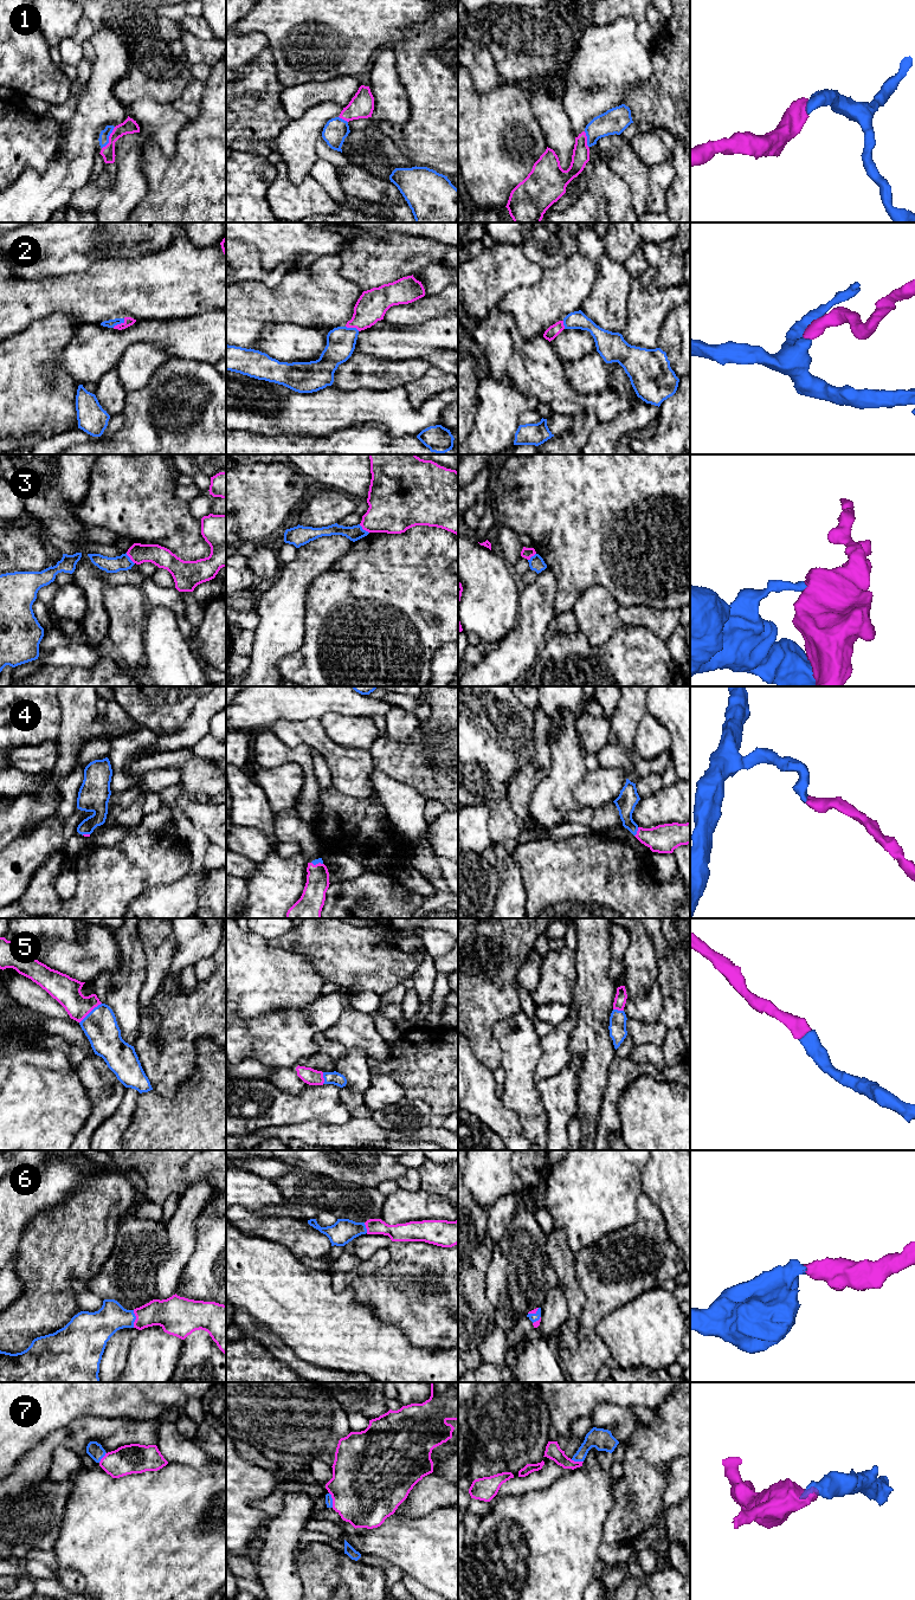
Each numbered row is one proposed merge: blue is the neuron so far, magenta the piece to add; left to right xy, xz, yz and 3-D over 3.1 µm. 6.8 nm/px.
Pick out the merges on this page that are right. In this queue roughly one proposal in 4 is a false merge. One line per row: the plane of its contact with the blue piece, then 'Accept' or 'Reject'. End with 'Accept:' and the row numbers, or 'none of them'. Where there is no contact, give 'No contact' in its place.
1: Touches blue in xy. Accept
2: Touches blue in xy. Accept
3: Touches blue in xy. Reject
4: Touches blue in yz. Accept
5: Touches blue in xy. Accept
6: Touches blue in xy. Accept
7: Touches blue in xz. Accept
Accept: 1, 2, 4, 5, 6, 7

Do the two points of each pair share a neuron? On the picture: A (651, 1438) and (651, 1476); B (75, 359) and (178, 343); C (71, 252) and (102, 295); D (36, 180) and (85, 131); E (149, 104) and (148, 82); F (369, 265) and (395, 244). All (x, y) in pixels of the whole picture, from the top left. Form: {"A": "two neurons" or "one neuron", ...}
{"A": "one neuron", "B": "one neuron", "C": "two neurons", "D": "one neuron", "E": "two neurons", "F": "one neuron"}

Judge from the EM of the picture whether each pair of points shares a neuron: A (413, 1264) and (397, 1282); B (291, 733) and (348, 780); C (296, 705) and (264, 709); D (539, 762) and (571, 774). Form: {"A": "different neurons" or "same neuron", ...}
{"A": "same neuron", "B": "same neuron", "C": "same neuron", "D": "different neurons"}

